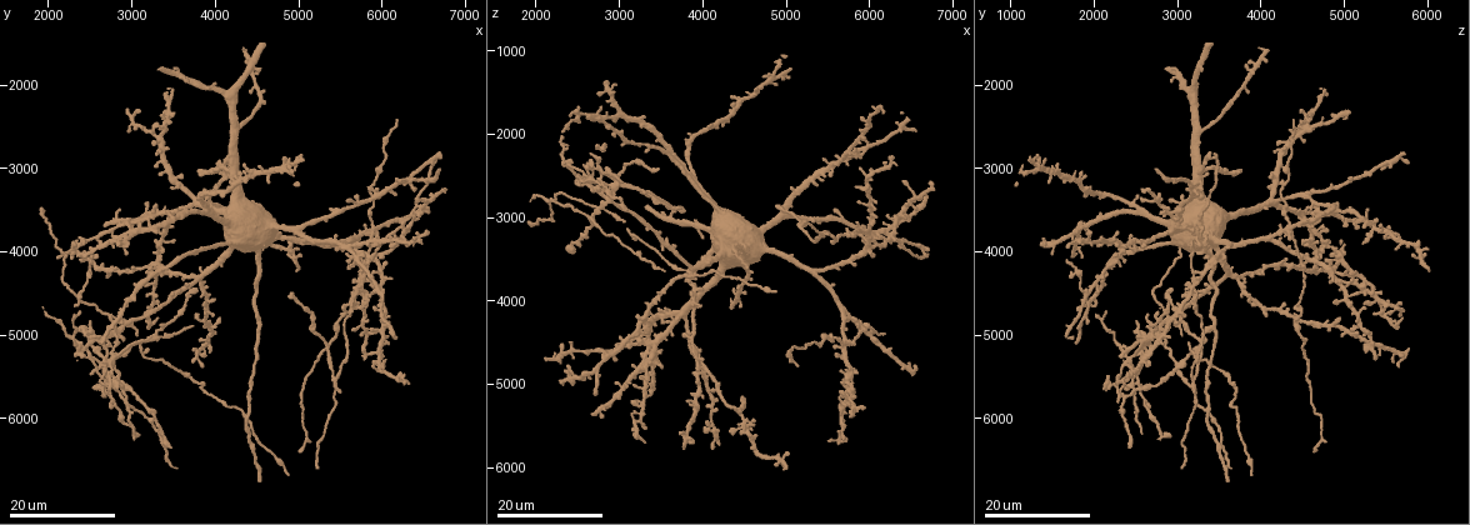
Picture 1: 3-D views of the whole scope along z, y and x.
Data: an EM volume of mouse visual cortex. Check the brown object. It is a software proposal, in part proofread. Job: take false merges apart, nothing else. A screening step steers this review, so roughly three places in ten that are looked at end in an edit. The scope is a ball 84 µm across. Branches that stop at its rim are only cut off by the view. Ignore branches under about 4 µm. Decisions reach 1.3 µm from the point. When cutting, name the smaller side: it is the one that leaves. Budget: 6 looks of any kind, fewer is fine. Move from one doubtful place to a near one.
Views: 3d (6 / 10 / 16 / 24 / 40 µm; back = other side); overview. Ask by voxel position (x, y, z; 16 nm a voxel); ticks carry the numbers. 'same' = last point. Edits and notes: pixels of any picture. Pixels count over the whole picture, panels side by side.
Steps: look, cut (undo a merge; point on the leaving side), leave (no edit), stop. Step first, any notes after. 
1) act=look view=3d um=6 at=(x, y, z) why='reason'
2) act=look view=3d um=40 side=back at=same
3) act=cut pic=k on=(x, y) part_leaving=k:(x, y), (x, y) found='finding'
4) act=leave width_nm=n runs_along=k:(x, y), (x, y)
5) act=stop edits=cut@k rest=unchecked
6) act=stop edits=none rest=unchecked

act=look view=3d um=16 at=(2550, 5050, 2600) why='looks like a crossing'

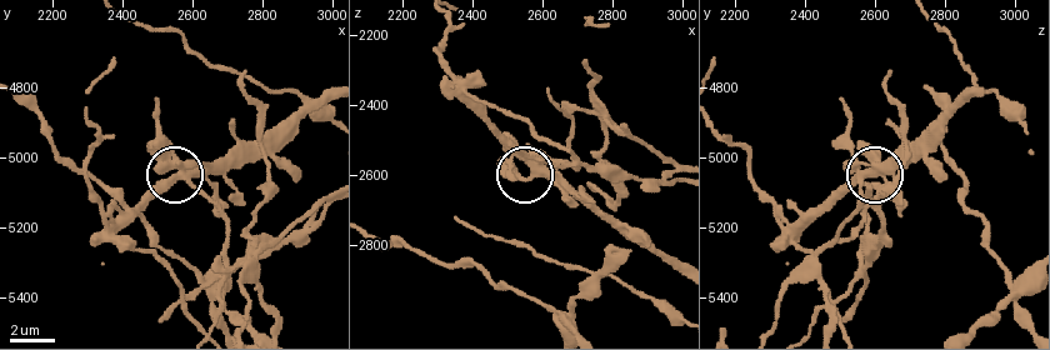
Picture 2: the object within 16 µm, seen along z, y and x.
act=look view=3d um=6 at=(2590, 5050, 2560) why='closer look'

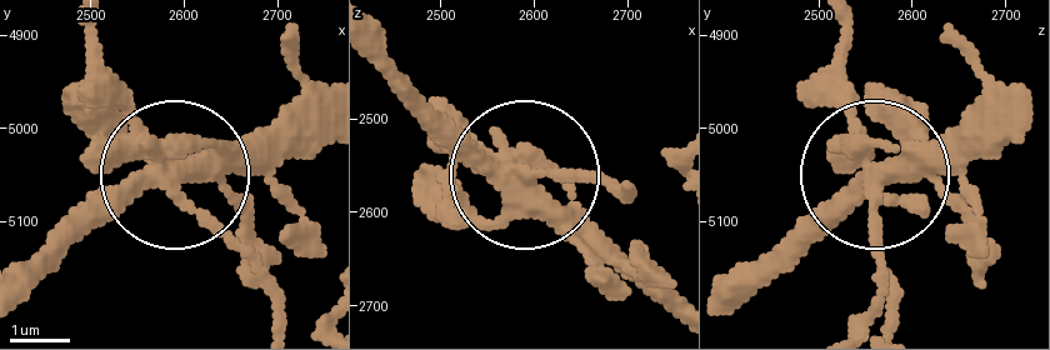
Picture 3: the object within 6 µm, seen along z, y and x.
act=look view=3d um=6 side=back at=(2590, 5060, 2560)

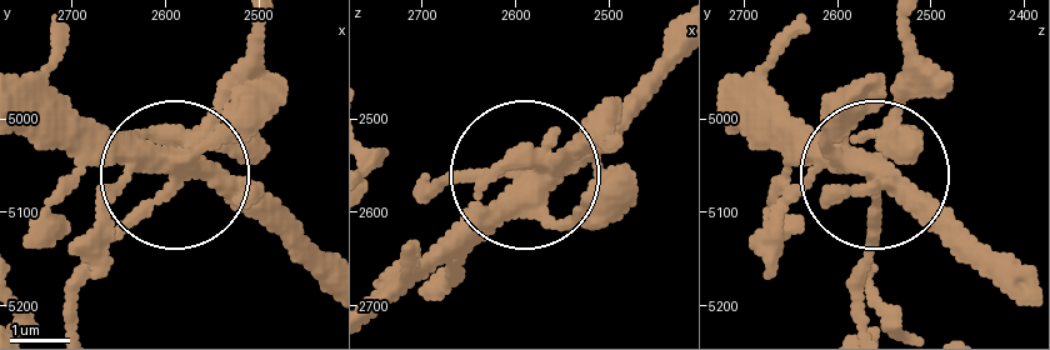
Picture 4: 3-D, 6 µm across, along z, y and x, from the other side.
act=cut pic=4 on=(598, 113) width_nm=340 found='a second cell is stuck on'

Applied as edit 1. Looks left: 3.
act=look view=overview

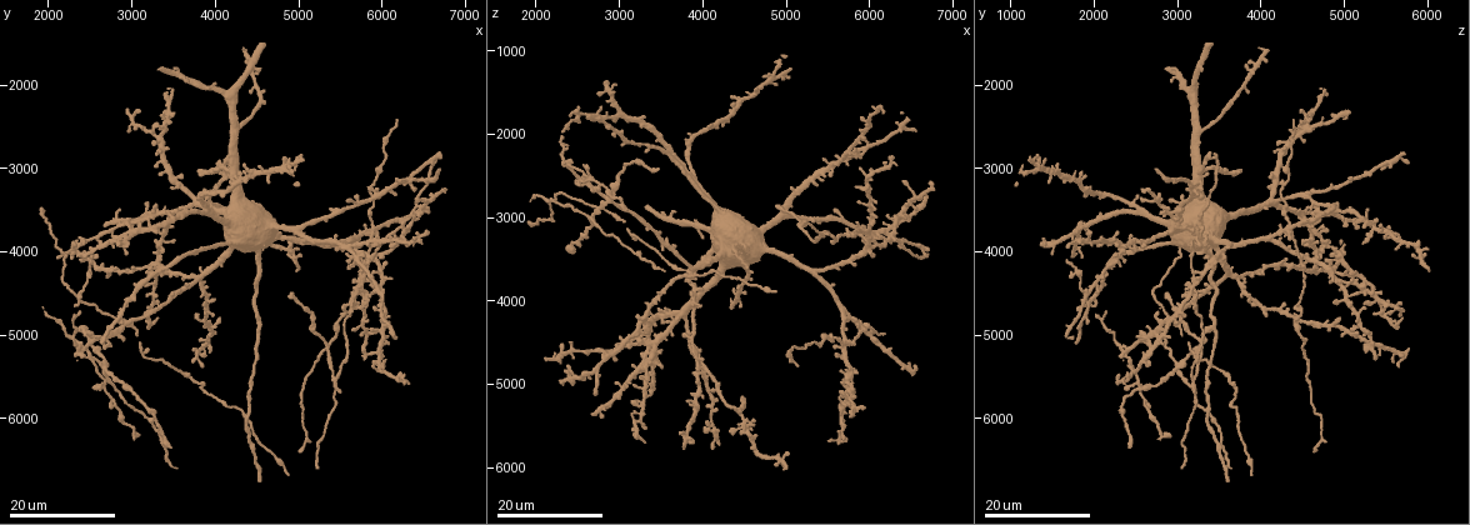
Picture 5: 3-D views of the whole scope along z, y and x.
act=look view=3d um=16 at=(2650, 5400, 3000) why='branch point'

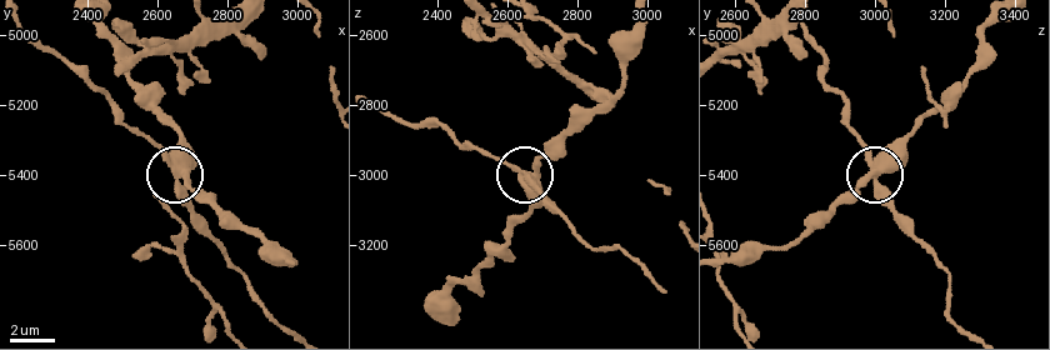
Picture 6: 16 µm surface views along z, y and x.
act=look view=3d um=6 at=(2660, 5430, 3010) why='zoom in'

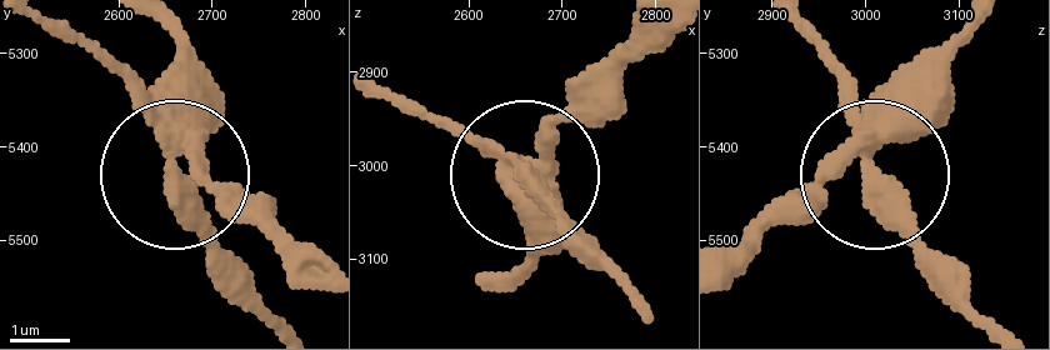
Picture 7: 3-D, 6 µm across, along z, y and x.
act=cut pic=7 on=(179, 71) width_nm=350 part_leaving=7:(530, 155), (674, 25) found='a second cell is stuck on'

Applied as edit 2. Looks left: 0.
act=stop edits=cut@4,cut@7 rest=unchecked

